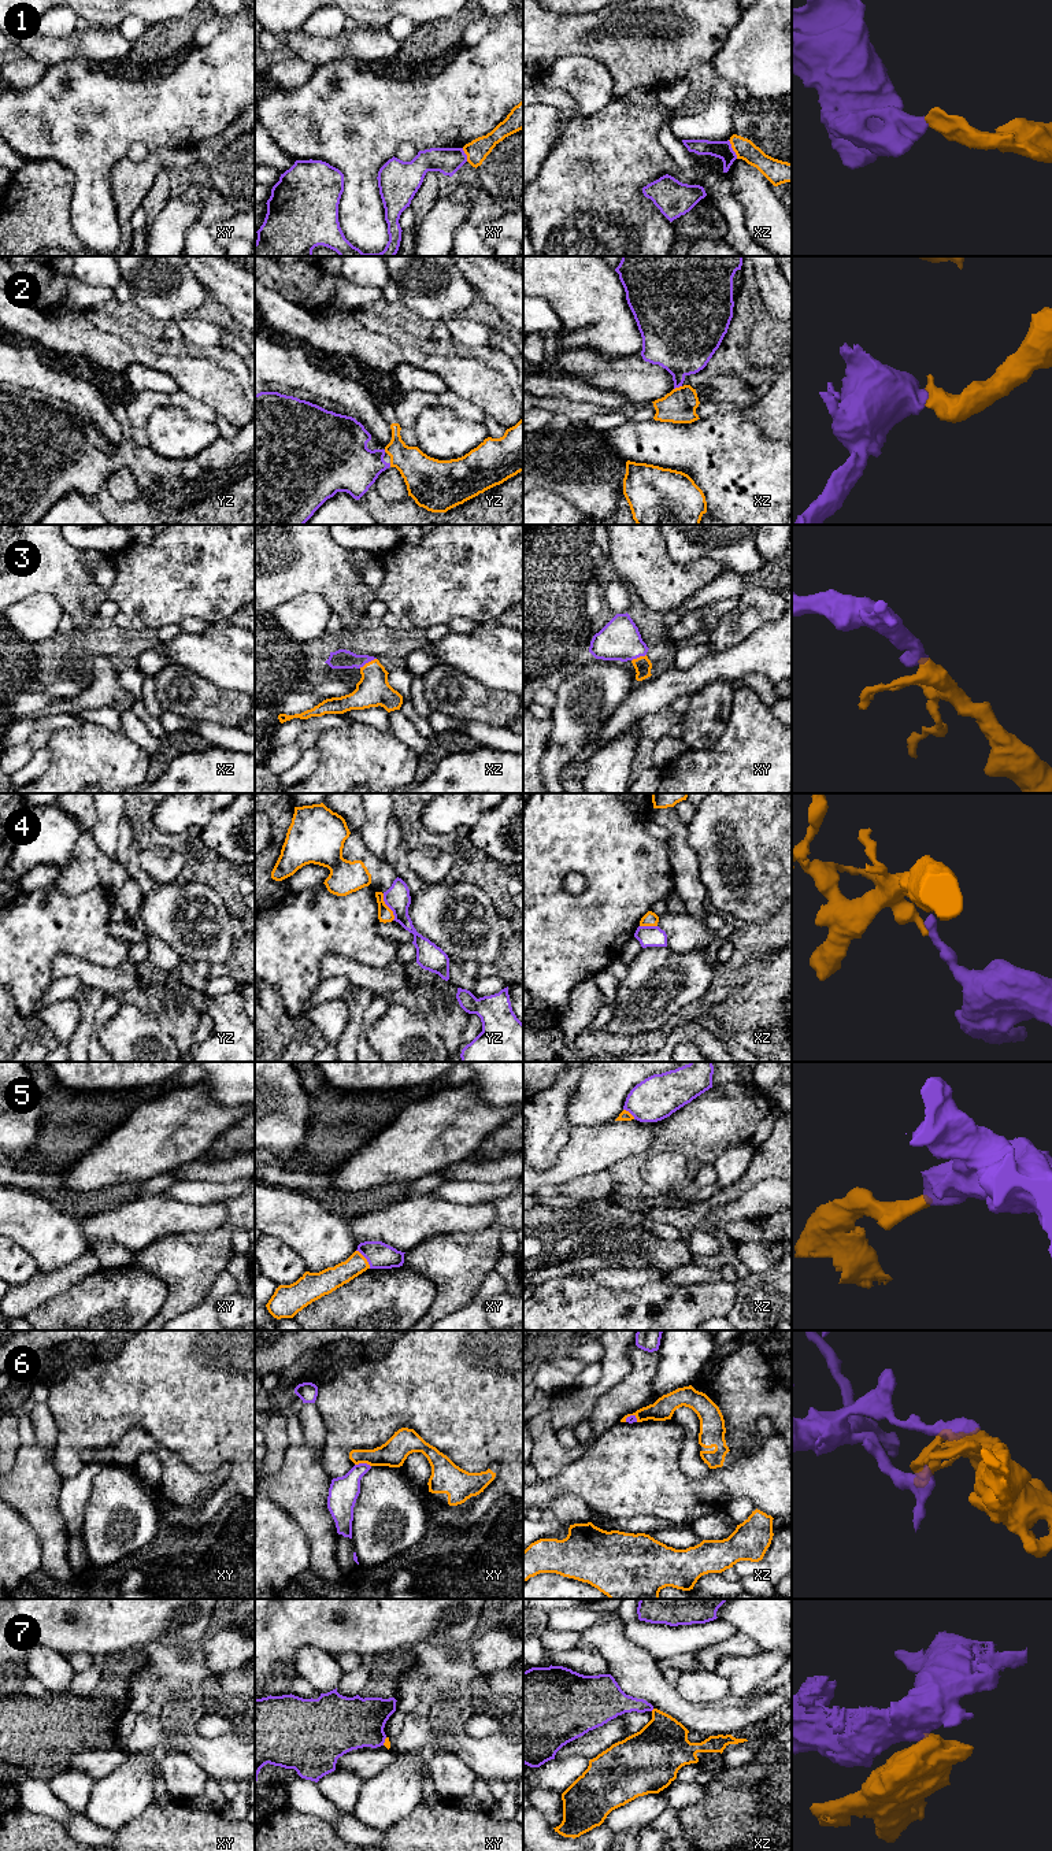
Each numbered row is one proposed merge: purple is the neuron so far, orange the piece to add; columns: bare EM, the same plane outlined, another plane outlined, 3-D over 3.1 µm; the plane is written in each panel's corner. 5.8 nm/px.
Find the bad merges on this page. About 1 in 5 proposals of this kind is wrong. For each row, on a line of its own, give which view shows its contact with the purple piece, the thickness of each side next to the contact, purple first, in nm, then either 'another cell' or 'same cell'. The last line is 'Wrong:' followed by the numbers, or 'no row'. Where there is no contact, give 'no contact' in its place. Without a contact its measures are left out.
1: meets purple in xz; 110 nm thick on the purple side, 120 nm on the other; another cell
2: meets purple in xz; 340 nm thick on the purple side, 200 nm on the other; same cell
3: meets purple in xz; 110 nm thick on the purple side, 200 nm on the other; same cell
4: meets purple in yz; 150 nm thick on the purple side, 90 nm on the other; another cell
5: meets purple in xy; 160 nm thick on the purple side, 140 nm on the other; another cell
6: meets purple in xy; 170 nm thick on the purple side, 160 nm on the other; another cell
7: meets purple in xy; 320 nm thick on the purple side, 40 nm on the other; another cell
Wrong: 1, 4, 5, 6, 7

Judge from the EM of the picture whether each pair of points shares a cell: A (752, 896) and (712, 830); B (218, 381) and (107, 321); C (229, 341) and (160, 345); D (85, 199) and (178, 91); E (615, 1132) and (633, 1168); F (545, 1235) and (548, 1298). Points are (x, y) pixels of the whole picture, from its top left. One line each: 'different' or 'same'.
A: same
B: different
C: different
D: same
E: different
F: different

